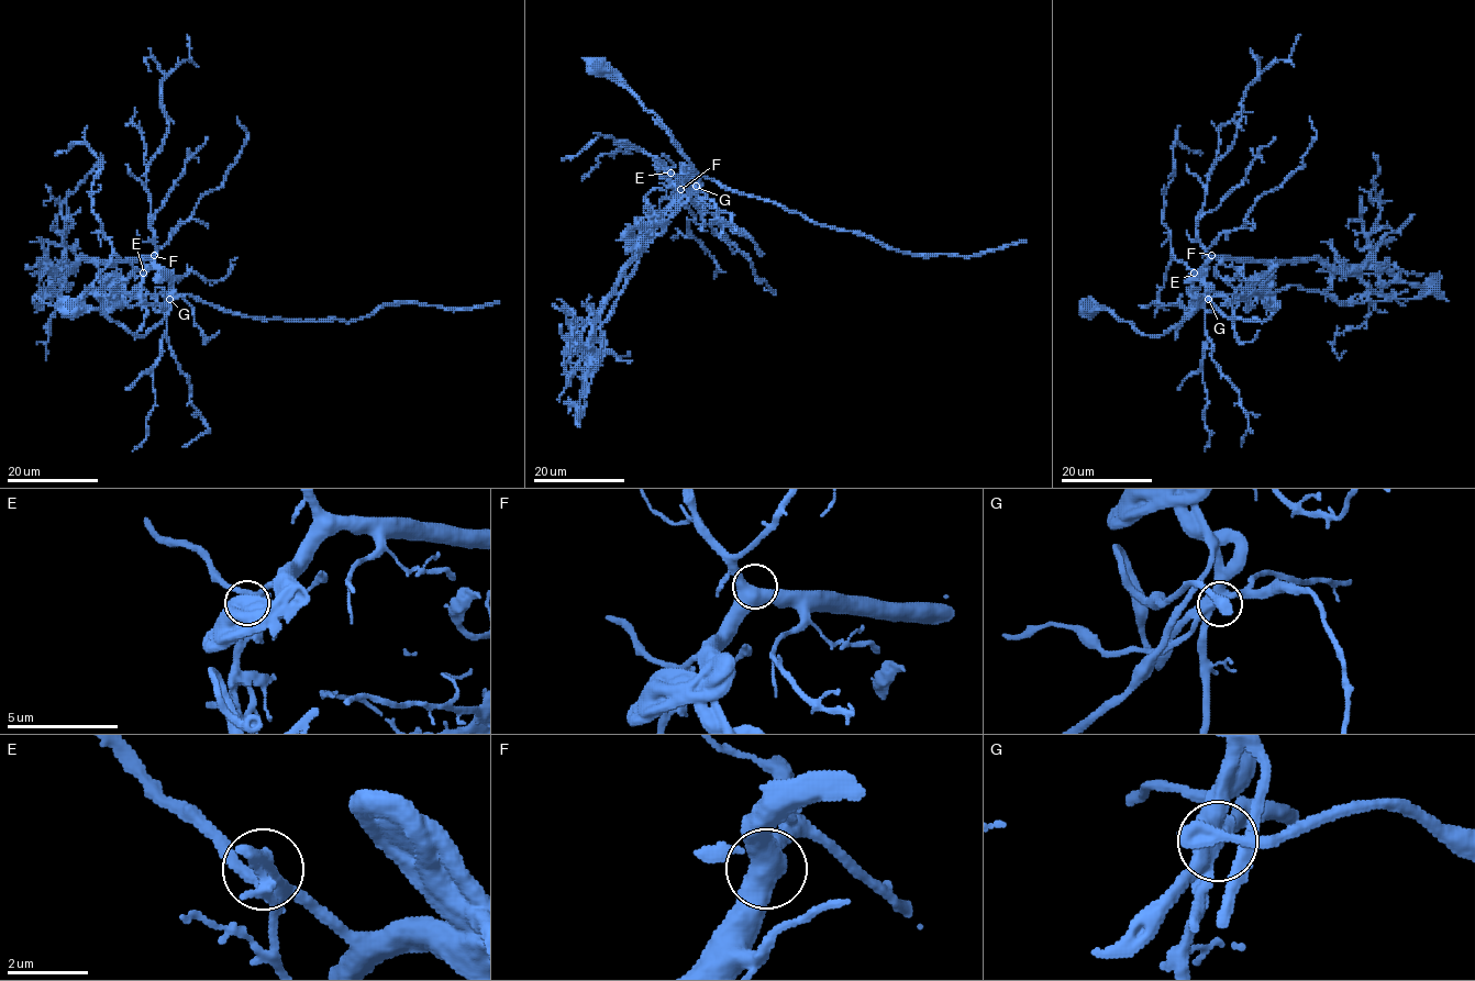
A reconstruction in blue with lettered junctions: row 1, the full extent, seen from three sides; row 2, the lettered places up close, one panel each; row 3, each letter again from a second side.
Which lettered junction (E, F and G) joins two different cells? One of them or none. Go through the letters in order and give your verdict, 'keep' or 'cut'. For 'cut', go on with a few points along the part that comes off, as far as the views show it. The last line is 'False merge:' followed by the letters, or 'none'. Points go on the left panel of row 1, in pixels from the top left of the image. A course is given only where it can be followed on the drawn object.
E: keep
F: keep
G: cut; foreign part runs (169, 298), (165, 292), (115, 292), (103, 286), (73, 303), (52, 288), (63, 282), (63, 269), (47, 260)
False merge: G

